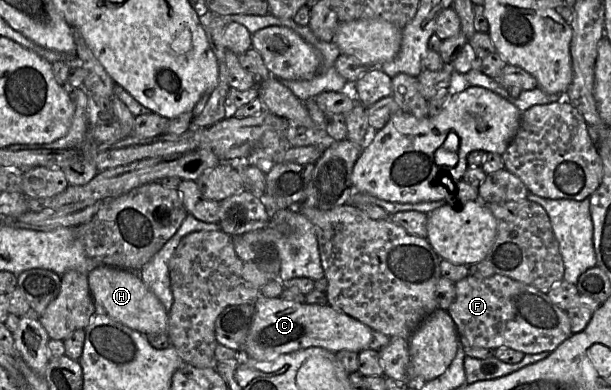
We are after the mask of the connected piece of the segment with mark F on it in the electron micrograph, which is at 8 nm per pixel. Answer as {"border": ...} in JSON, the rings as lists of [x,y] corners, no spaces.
{"border":[[[469,274],[455,282],[455,289],[455,299],[447,312],[455,323],[463,348],[508,347],[525,355],[551,353],[572,335],[567,312],[530,285],[504,275],[478,278]]]}

